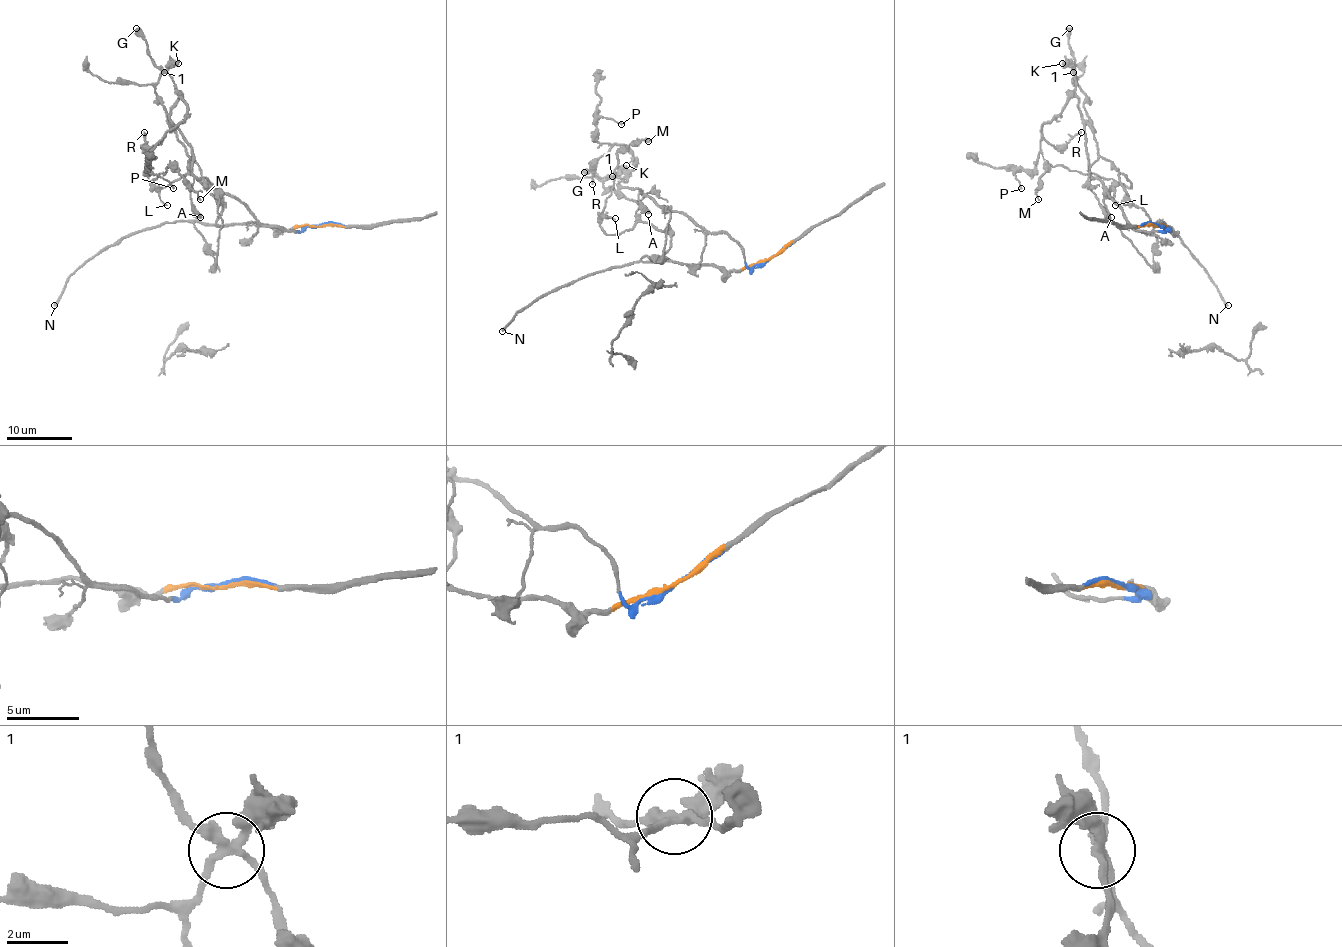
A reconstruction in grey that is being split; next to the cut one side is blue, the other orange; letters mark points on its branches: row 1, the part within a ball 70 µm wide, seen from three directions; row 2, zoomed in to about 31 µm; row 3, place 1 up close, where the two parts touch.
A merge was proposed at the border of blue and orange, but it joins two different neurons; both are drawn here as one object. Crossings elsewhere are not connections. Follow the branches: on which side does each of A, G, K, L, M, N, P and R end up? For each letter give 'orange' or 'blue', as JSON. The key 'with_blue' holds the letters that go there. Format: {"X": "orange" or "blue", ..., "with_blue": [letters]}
{"A": "blue", "G": "blue", "K": "orange", "L": "orange", "M": "orange", "N": "orange", "P": "blue", "R": "blue", "with_blue": ["A", "G", "P", "R"]}

